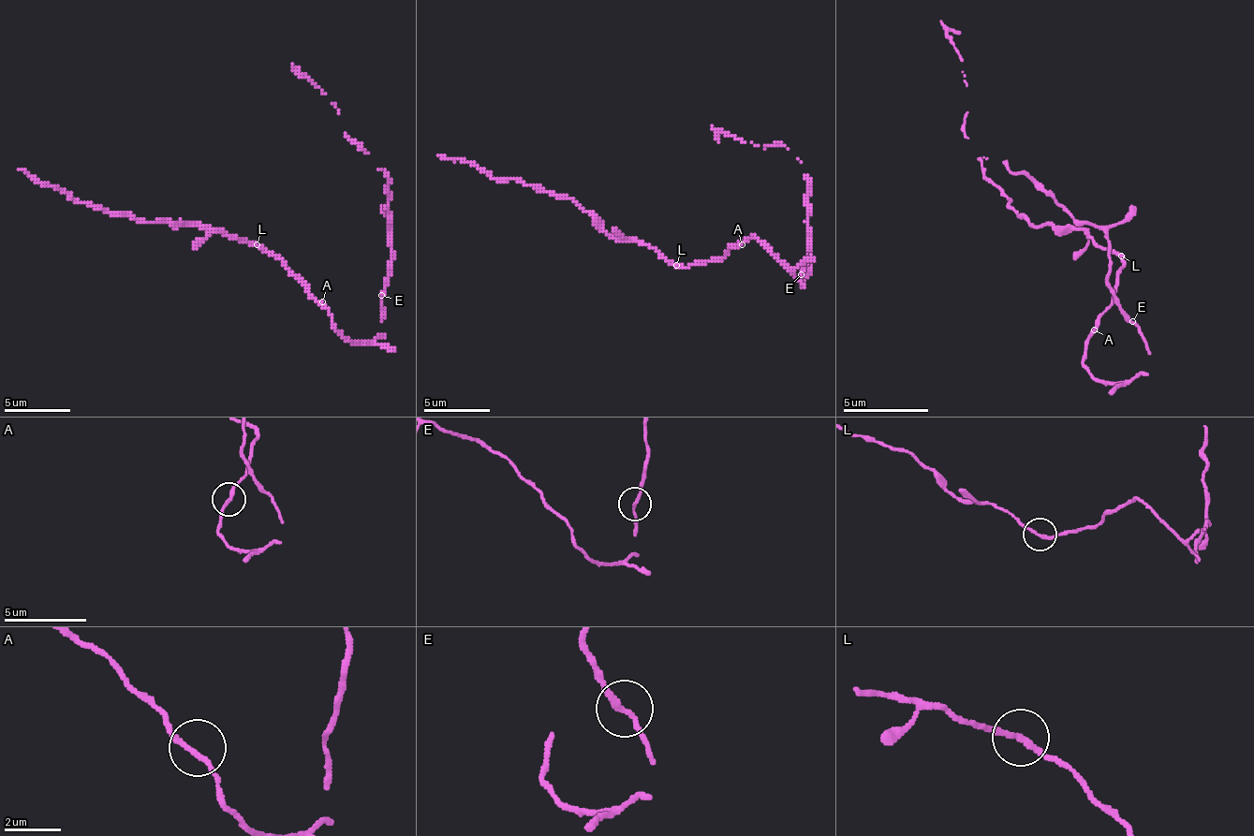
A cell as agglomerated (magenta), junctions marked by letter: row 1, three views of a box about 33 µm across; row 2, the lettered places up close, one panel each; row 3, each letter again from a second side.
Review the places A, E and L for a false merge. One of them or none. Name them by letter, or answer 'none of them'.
none of them

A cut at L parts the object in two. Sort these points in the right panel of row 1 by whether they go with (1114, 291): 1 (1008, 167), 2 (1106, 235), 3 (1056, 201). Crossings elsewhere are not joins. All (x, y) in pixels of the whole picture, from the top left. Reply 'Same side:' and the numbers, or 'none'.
Same side: 1, 2, 3

